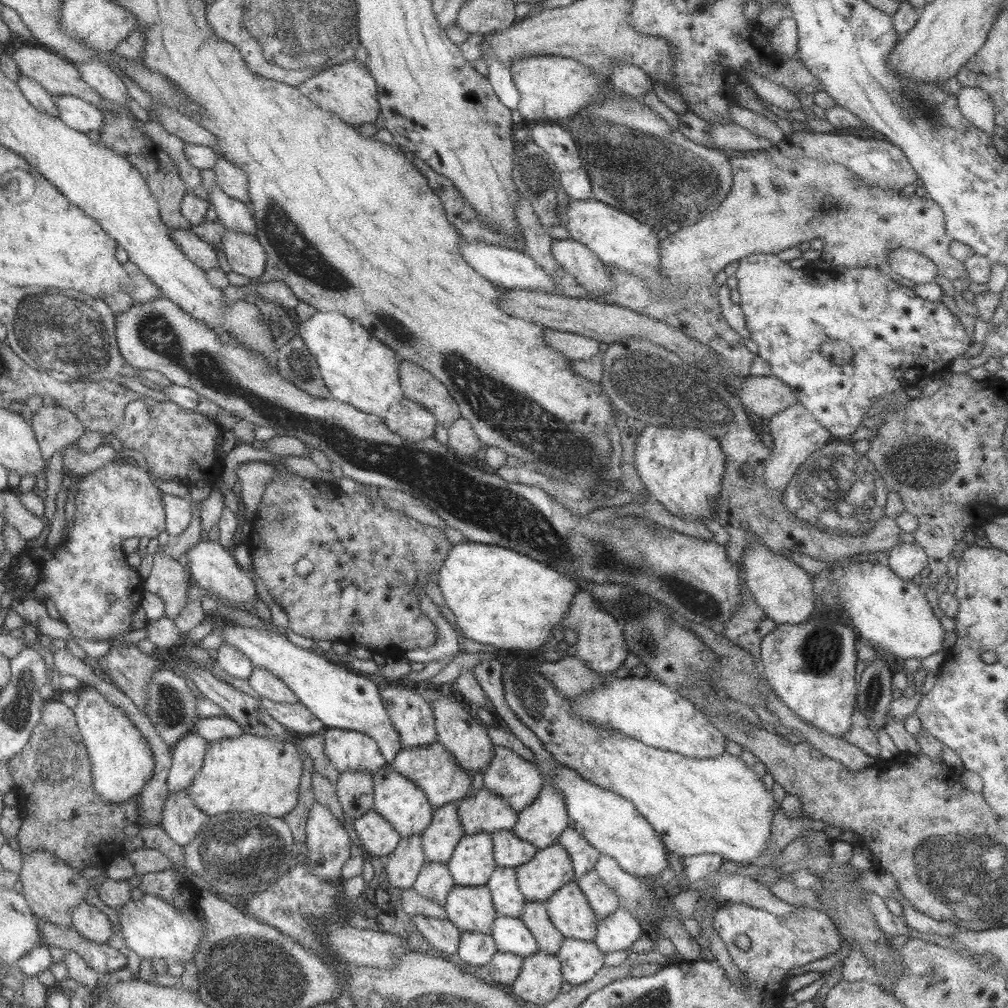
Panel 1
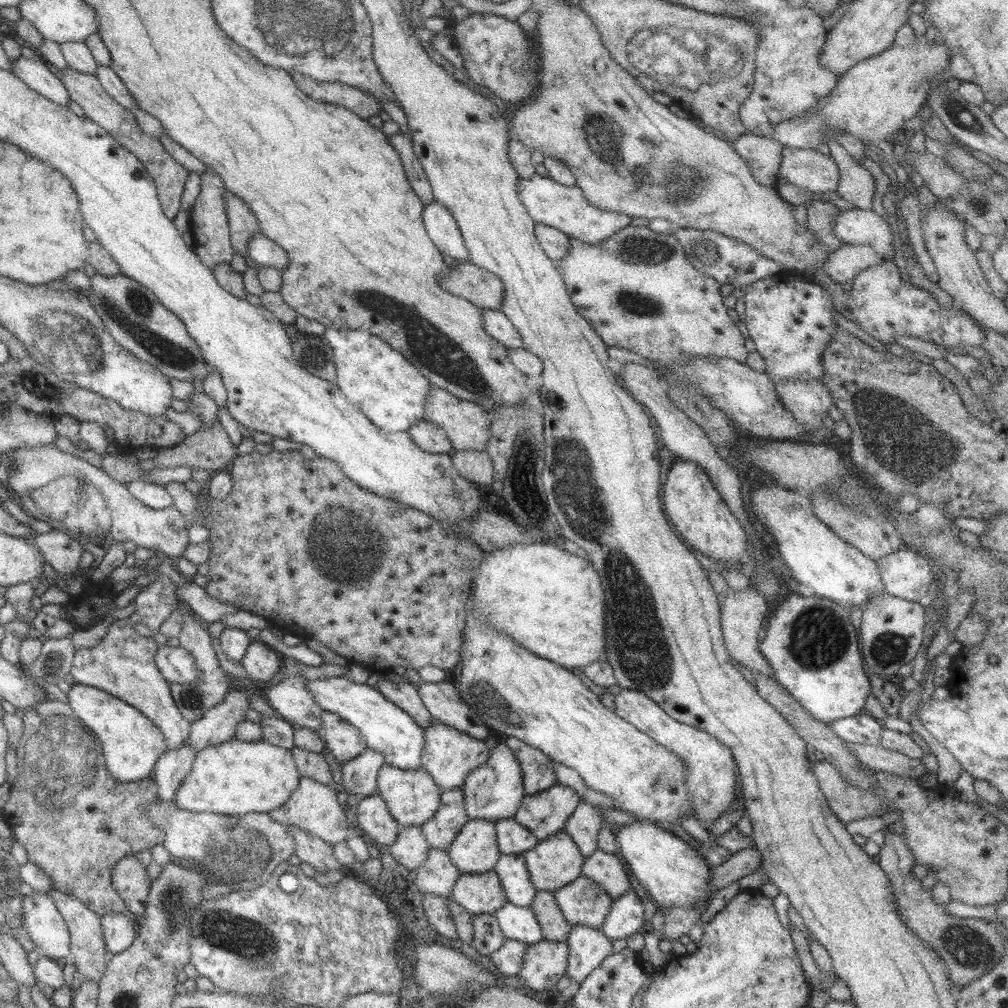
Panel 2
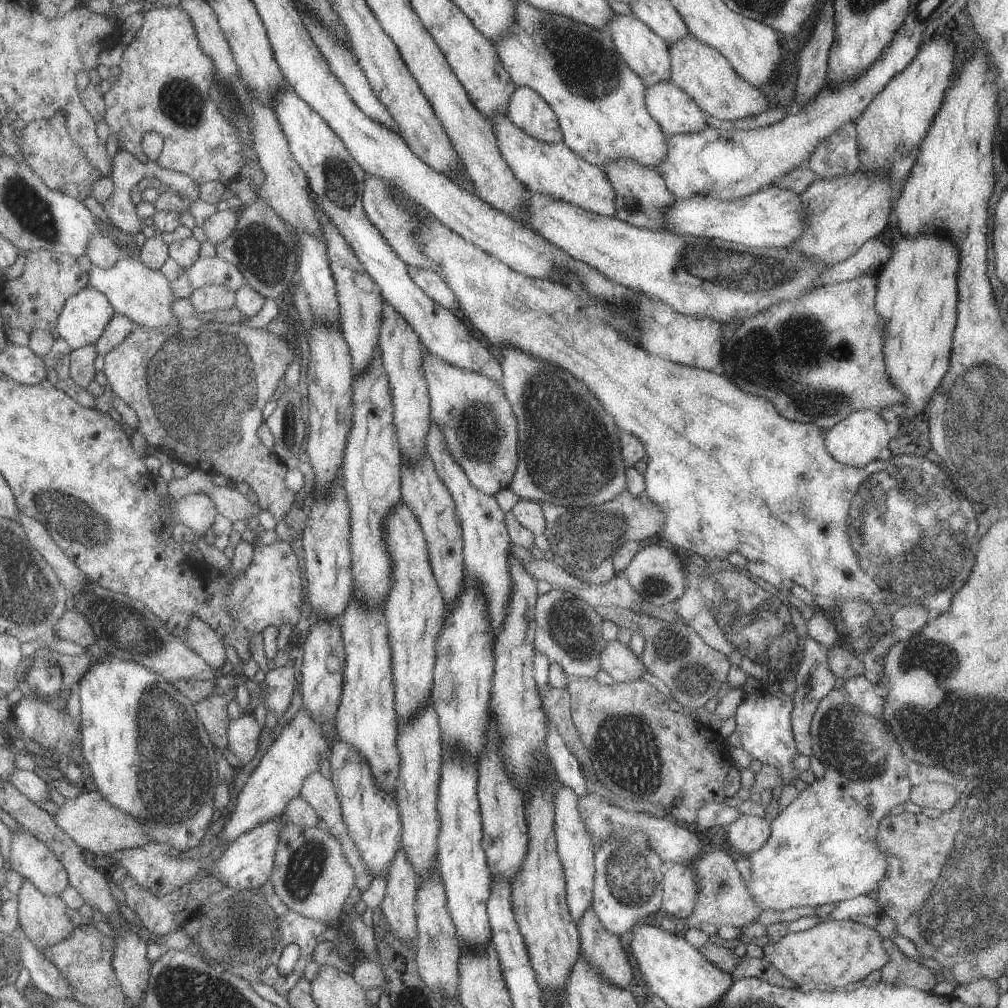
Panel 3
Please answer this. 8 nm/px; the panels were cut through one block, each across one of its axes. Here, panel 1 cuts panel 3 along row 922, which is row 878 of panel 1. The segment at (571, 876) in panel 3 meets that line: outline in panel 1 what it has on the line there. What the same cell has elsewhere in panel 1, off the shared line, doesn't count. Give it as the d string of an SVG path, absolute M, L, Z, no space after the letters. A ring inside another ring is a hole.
M566 827L558 837L558 843L569 852L576 881L595 866L601 855L601 852L597 851L574 827Z

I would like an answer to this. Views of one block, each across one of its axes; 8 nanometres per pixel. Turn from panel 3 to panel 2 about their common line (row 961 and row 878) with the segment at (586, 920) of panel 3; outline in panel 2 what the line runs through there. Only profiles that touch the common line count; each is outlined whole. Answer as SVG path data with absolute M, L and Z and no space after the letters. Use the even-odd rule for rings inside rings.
M600 848L585 857L582 875L596 882L613 900L632 890L628 872L620 862L620 856L604 852Z

